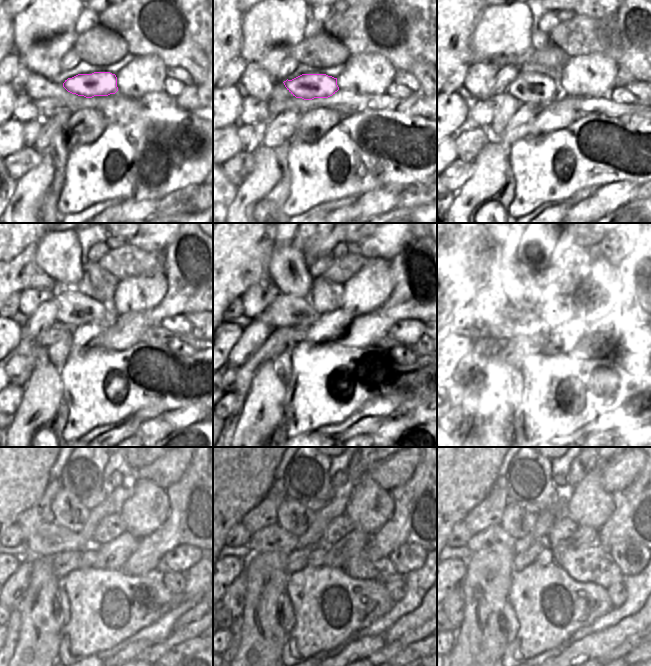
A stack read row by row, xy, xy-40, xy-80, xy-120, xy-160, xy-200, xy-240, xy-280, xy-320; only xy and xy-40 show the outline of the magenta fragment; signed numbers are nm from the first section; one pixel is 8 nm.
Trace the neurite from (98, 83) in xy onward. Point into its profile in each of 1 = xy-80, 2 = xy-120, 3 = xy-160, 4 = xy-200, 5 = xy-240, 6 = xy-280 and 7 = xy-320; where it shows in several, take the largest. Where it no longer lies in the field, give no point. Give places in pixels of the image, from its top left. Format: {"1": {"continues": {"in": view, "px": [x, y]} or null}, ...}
{"1": {"continues": {"in": "xy-80", "px": [532, 88]}}, "2": {"continues": {"in": "xy-120", "px": [75, 309]}}, "3": {"continues": {"in": "xy-160", "px": [285, 311]}}, "4": {"continues": {"in": "xy-200", "px": [504, 313]}}, "5": {"continues": {"in": "xy-240", "px": [51, 539]}}, "6": {"continues": {"in": "xy-280", "px": [273, 538]}}, "7": {"continues": {"in": "xy-320", "px": [494, 537]}}}

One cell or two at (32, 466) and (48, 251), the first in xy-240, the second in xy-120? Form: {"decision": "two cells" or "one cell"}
{"decision": "two cells"}

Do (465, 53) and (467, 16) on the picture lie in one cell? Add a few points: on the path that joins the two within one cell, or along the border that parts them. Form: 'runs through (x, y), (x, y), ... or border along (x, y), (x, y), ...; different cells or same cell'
runs through (464, 44), (464, 25); same cell

